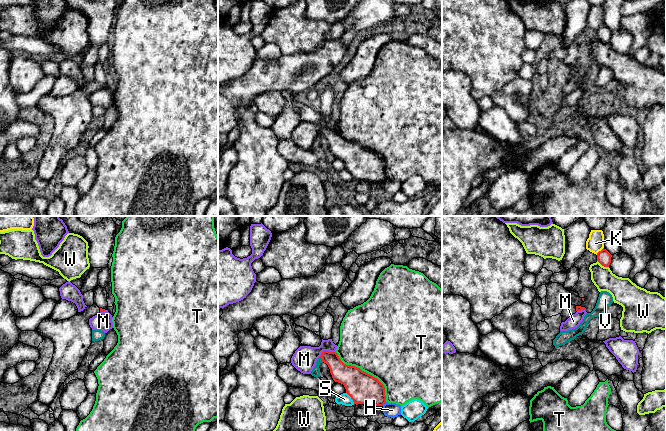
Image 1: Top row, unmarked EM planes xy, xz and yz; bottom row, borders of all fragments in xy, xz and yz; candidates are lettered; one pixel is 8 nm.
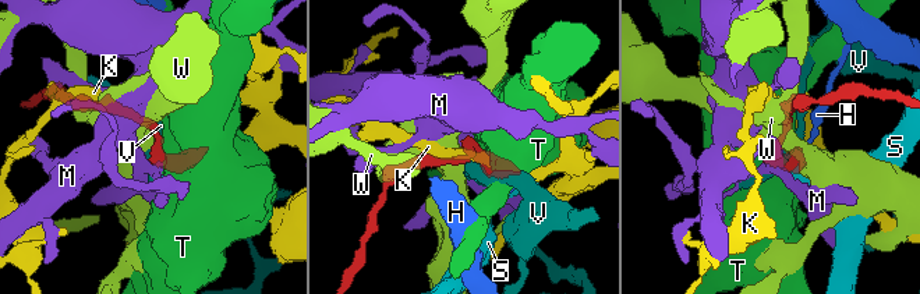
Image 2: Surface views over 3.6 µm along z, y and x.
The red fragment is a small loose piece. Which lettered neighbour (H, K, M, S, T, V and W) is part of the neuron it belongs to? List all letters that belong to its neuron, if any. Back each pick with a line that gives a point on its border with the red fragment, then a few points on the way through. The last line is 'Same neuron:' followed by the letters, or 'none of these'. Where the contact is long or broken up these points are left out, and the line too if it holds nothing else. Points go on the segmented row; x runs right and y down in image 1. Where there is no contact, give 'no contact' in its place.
Same neuron: none of these

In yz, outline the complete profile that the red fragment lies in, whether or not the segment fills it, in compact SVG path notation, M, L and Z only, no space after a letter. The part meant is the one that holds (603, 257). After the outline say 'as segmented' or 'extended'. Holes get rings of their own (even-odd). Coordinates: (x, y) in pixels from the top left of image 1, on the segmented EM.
M604 248L597 253L597 261L604 267L609 267L611 257L612 255Z; as segmented

